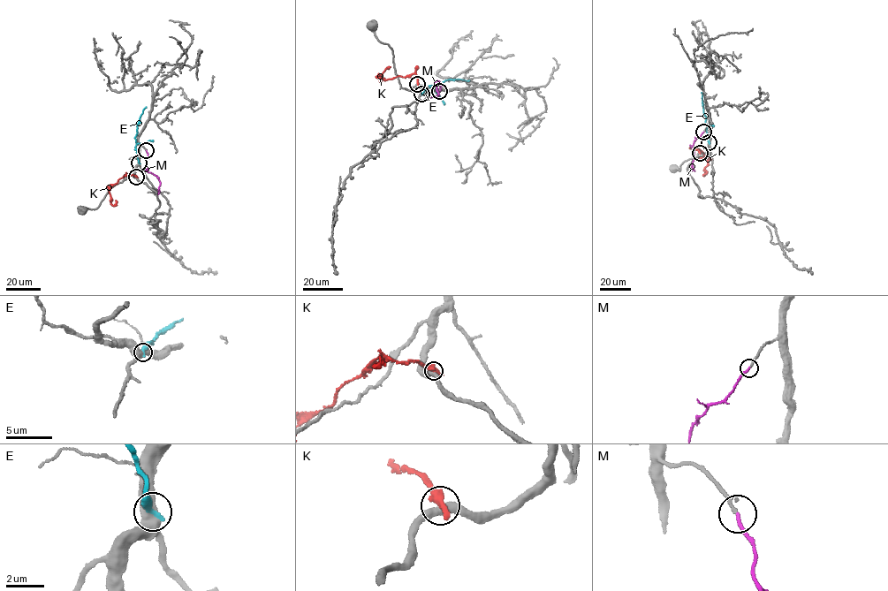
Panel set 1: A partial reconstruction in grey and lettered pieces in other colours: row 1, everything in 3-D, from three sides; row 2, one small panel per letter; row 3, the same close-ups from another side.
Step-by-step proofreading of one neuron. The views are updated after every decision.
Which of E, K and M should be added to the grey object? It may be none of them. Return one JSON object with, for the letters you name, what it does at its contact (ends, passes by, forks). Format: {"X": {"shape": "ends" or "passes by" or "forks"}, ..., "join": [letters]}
{"M": {"shape": "ends"}, "join": ["M"]}

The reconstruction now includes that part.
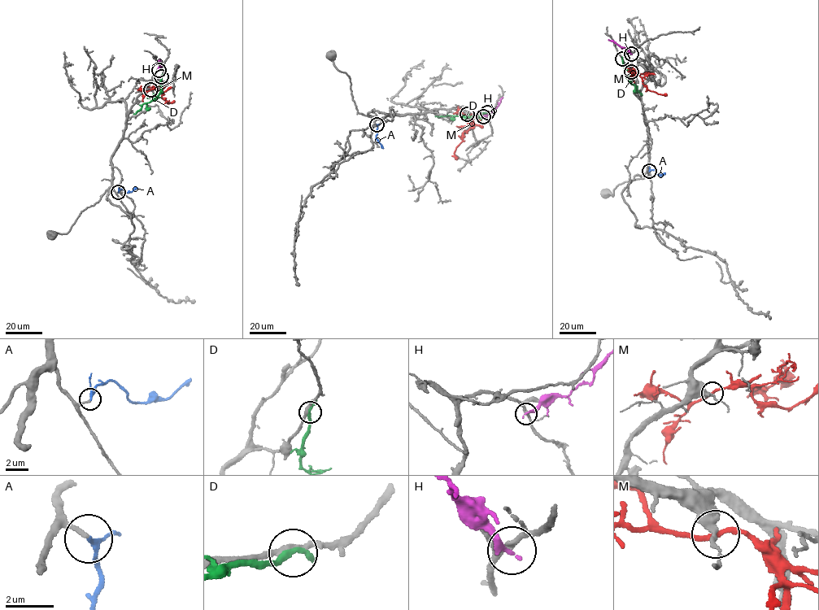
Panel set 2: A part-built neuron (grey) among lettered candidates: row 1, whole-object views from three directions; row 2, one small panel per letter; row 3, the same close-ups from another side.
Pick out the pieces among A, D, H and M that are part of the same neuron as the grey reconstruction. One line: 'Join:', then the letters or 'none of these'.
Join: A

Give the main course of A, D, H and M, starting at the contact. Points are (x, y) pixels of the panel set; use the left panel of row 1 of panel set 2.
A: (119, 192), (122, 189), (125, 193), (131, 192), (137, 188)
D: (161, 76), (160, 93), (150, 102), (143, 103), (133, 114)
H: (159, 70), (162, 64), (159, 60)
M: (150, 89), (162, 88), (162, 98), (168, 103), (175, 101)

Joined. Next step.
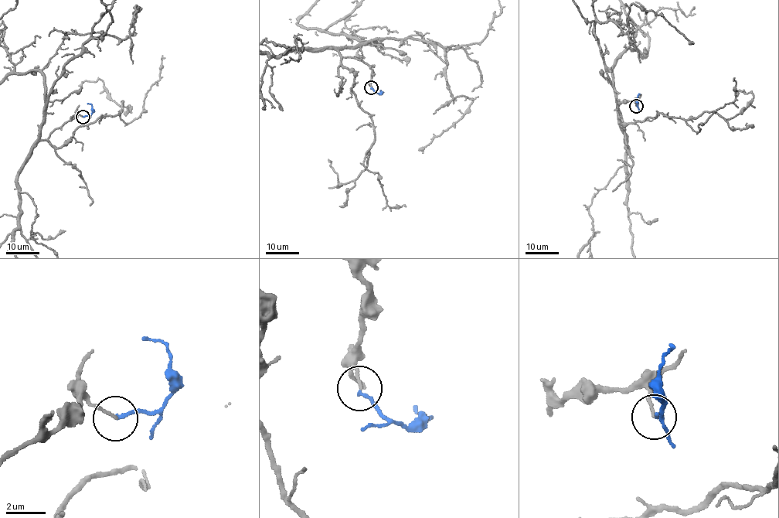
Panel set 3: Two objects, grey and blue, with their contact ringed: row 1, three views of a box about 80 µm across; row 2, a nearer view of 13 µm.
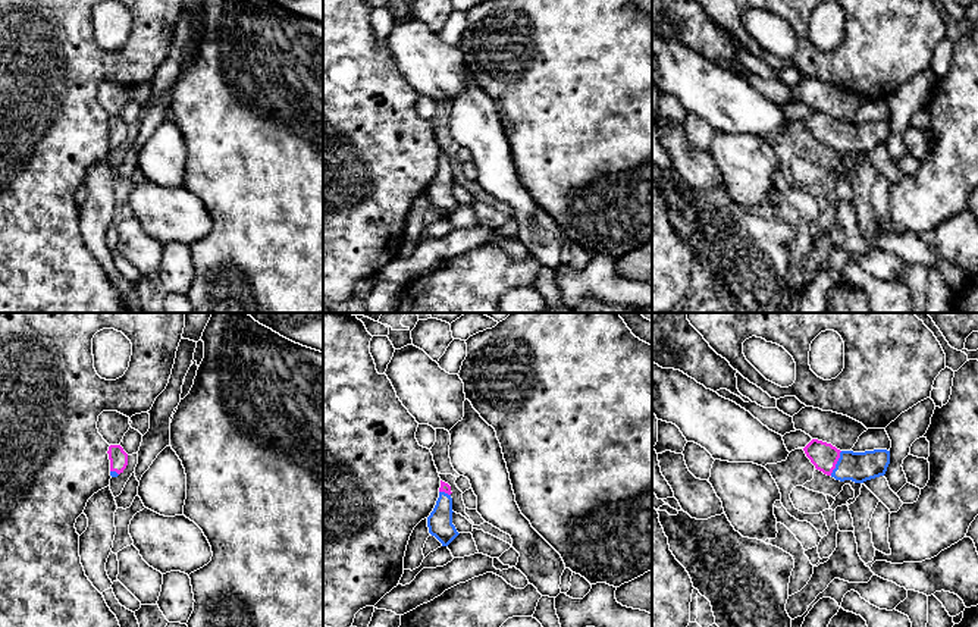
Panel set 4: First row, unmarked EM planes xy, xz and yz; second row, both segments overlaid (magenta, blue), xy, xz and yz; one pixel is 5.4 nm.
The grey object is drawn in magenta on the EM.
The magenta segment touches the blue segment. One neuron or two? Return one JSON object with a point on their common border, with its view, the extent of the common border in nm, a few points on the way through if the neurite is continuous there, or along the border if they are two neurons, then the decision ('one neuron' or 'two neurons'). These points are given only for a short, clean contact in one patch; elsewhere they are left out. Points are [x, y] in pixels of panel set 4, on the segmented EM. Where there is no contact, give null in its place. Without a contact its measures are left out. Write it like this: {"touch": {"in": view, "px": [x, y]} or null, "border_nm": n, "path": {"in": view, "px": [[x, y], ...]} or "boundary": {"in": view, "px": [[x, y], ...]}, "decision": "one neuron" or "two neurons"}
{"touch": {"in": "yz", "px": [836, 463]}, "border_nm": 150, "path": {"in": "yz", "px": [[823, 455], [836, 463], [858, 467]]}, "decision": "one neuron"}

